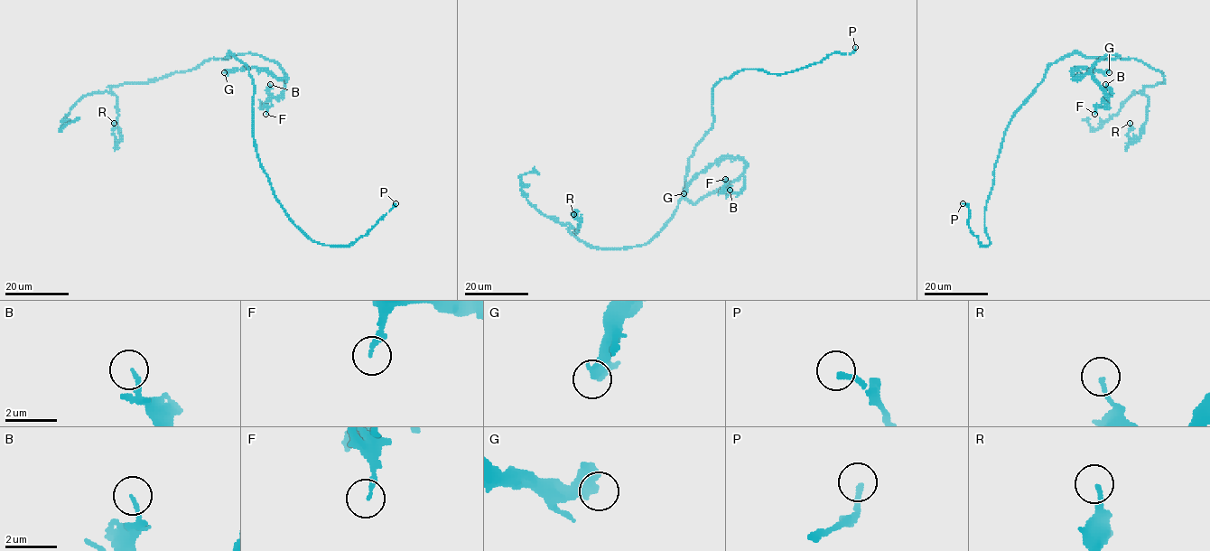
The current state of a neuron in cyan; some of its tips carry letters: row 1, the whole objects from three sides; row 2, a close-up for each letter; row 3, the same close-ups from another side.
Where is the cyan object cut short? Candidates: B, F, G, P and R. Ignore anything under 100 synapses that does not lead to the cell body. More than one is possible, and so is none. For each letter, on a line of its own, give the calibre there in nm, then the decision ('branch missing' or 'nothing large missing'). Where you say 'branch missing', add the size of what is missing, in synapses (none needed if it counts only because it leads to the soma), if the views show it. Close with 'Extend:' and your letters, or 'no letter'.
B: 130 nm | nothing large missing
F: 170 nm | nothing large missing
G: 320 nm | nothing large missing
P: 200 nm | nothing large missing
R: 150 nm | nothing large missing
Extend: no letter

